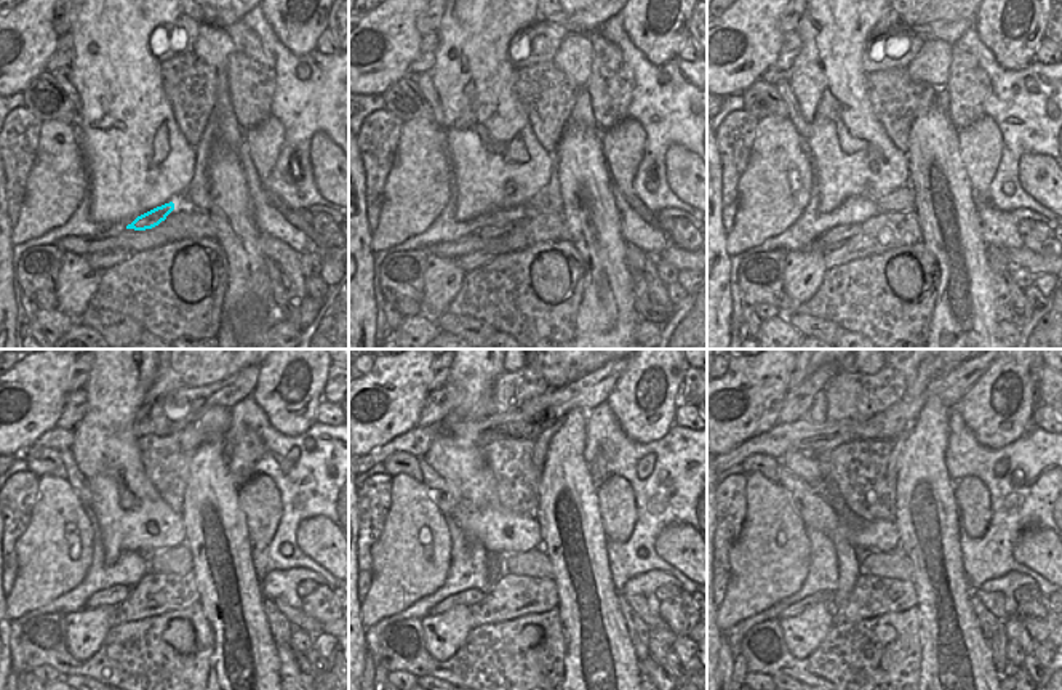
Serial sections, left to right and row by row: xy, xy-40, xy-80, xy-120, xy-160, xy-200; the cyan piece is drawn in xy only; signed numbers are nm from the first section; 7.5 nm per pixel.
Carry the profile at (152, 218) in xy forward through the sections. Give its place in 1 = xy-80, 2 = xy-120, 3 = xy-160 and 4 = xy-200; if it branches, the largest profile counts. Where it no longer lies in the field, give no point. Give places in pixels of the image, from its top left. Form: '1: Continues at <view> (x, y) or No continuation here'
1: Continues at xy-80 (837, 236)
2: Continues at xy-120 (114, 596)
3: Continues at xy-160 (472, 597)
4: Continues at xy-200 (821, 597)

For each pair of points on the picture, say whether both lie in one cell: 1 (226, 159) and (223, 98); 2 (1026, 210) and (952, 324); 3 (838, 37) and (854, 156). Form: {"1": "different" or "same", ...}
{"1": "different", "2": "different", "3": "same"}

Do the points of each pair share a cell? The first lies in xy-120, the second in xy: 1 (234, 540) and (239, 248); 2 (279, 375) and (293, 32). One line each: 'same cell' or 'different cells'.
1: same cell
2: same cell

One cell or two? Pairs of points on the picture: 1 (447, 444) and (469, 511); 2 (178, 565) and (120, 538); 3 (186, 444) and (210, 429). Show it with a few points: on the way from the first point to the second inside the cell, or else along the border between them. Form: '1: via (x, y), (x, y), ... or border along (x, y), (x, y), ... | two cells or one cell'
1: via (456, 460), (469, 473), (469, 495) | one cell
2: border along (184, 543), (155, 551), (149, 557) | two cells
3: via (192, 437), (203, 431) | one cell

